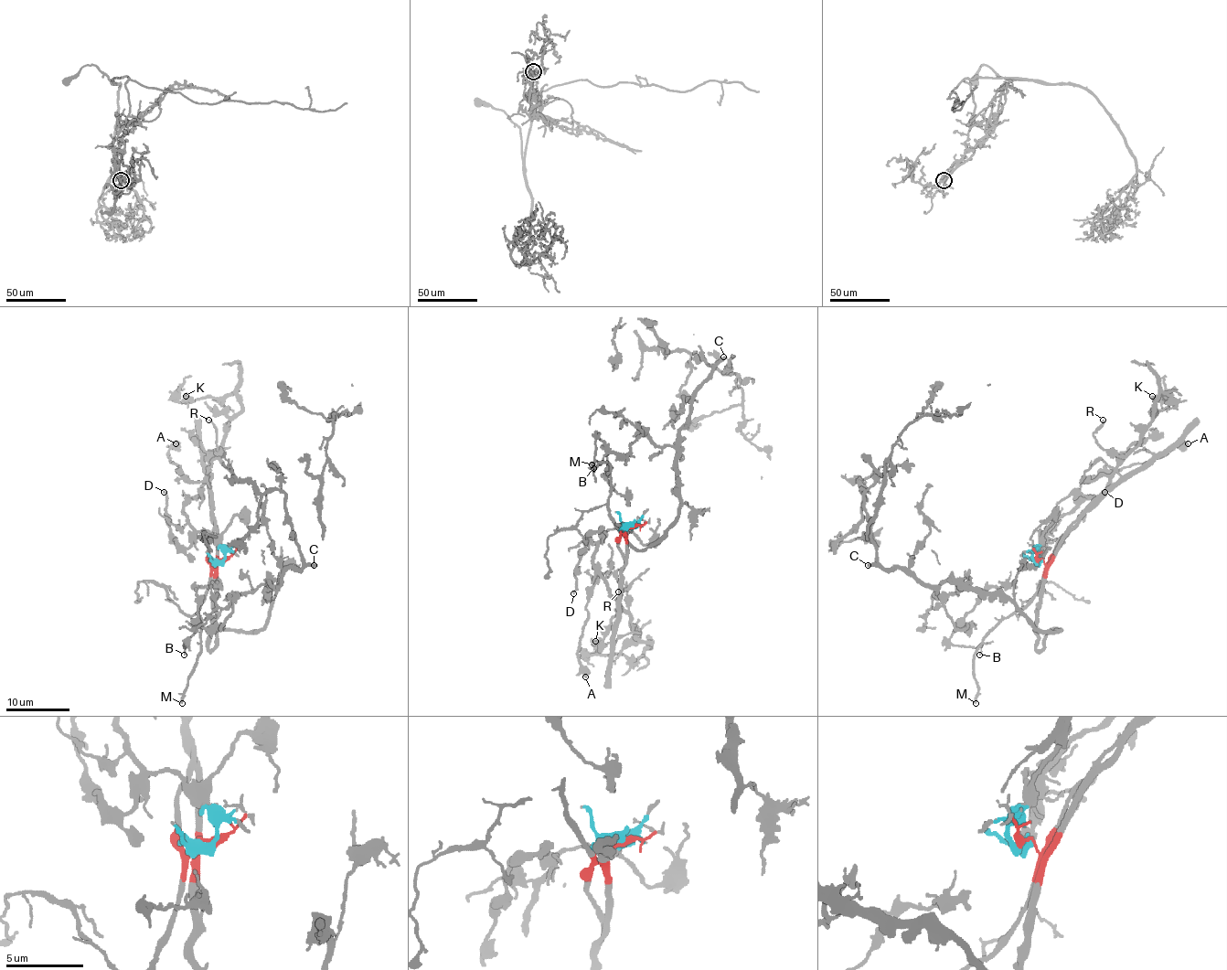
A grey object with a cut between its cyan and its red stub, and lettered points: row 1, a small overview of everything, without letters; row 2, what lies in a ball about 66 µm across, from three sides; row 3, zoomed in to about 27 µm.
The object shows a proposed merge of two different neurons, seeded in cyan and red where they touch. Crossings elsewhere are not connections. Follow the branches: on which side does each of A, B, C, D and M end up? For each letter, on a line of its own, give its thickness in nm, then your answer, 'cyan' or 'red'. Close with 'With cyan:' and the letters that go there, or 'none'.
A: 650 nm | cyan
B: 140 nm | red
C: 400 nm | red
D: 170 nm | cyan
M: 320 nm | red
With cyan: A, D

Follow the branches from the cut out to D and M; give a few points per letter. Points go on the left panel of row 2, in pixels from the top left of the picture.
D: (218, 561), (223, 558), (223, 548), (206, 531), (197, 531), (188, 547), (176, 540), (167, 523), (165, 491)
M: (218, 559), (212, 566), (210, 580), (199, 606), (199, 652), (182, 703)

